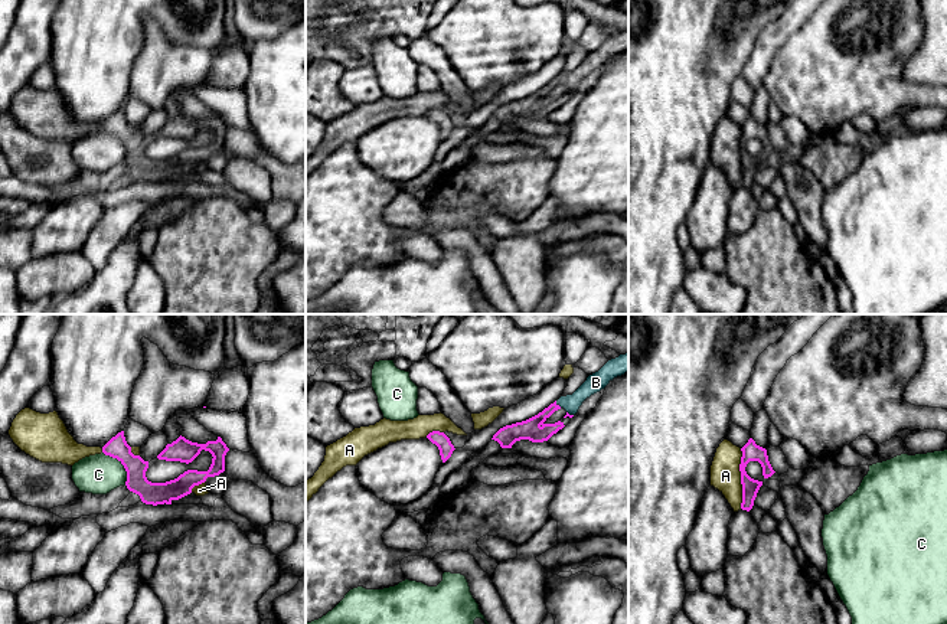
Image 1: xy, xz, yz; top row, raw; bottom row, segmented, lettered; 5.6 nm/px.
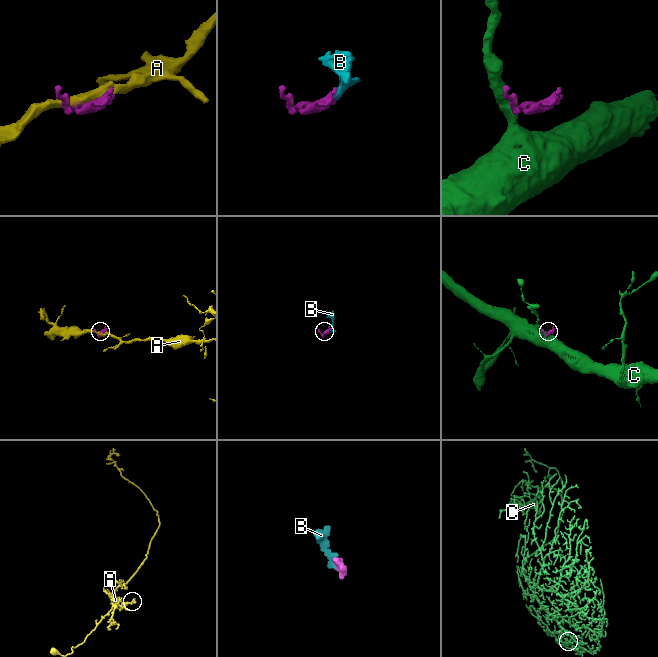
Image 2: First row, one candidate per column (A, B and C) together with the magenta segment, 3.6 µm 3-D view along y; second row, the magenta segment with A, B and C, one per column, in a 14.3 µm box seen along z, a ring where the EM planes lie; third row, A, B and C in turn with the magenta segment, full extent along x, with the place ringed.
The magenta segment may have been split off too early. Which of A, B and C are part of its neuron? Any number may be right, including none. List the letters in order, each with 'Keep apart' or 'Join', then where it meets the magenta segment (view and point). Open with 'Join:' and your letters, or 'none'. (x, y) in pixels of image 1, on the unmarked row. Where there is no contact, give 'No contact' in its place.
Join: B
A: Keep apart. Touches magenta at yz (741, 156)
B: Join. Touches magenta at xz (558, 82)
C: Keep apart. Touches magenta at xy (123, 141)

